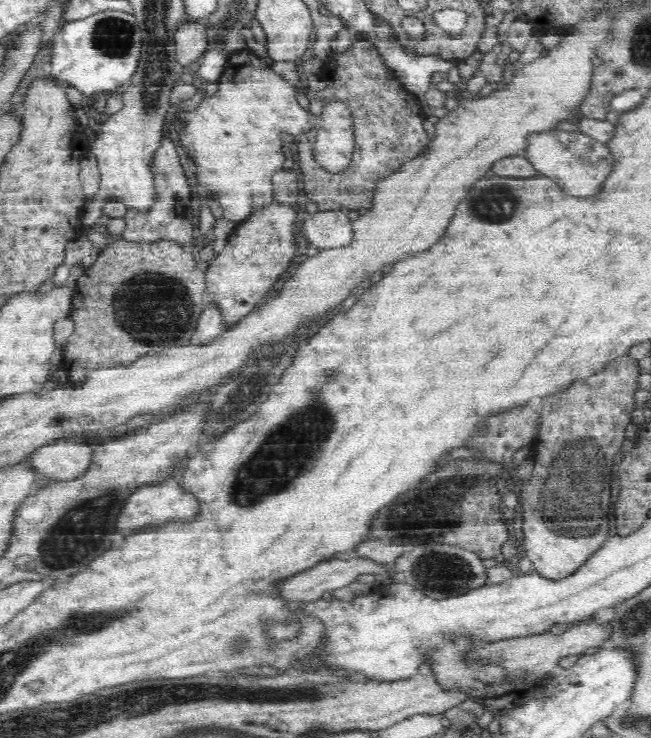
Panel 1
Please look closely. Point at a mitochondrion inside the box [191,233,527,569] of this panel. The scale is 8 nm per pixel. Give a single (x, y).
(287, 453)

